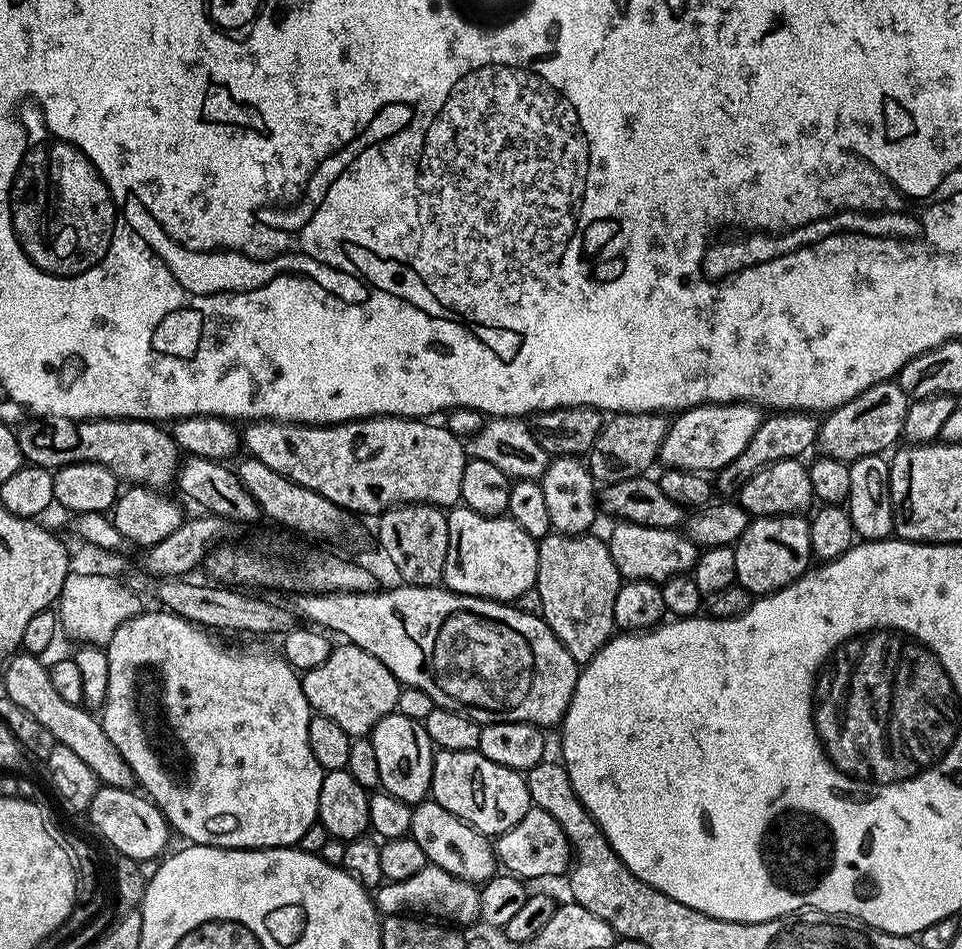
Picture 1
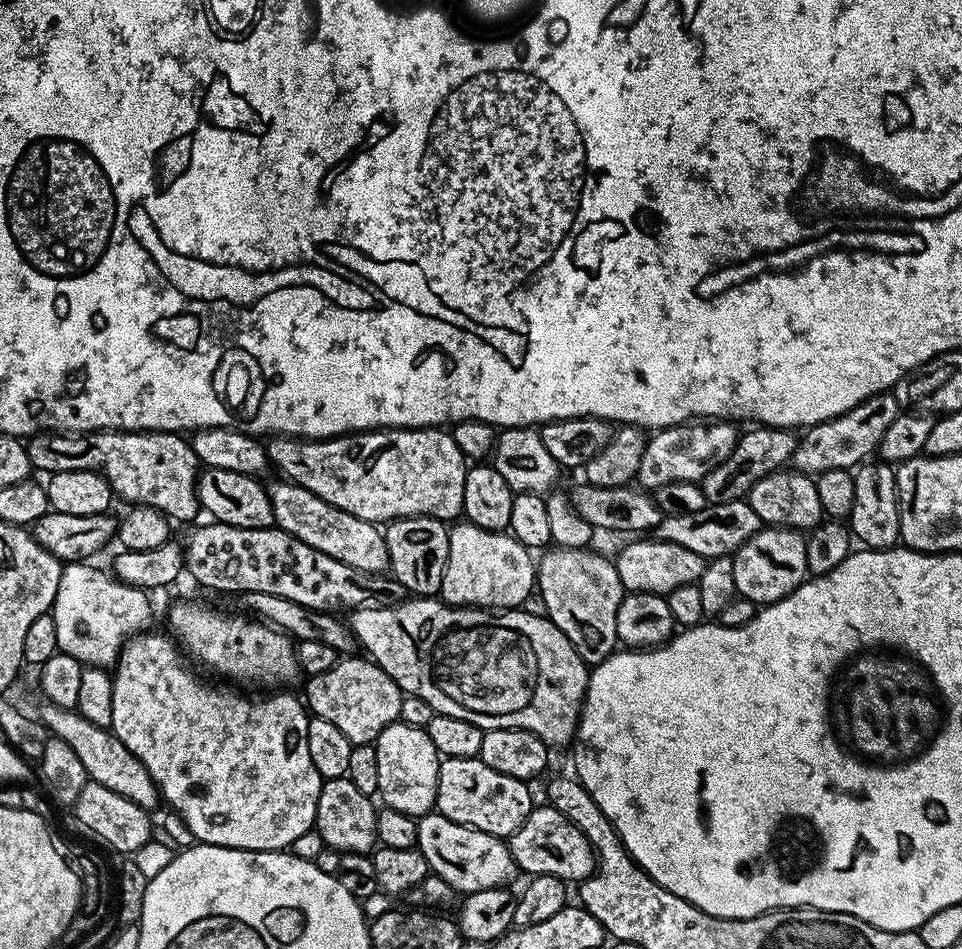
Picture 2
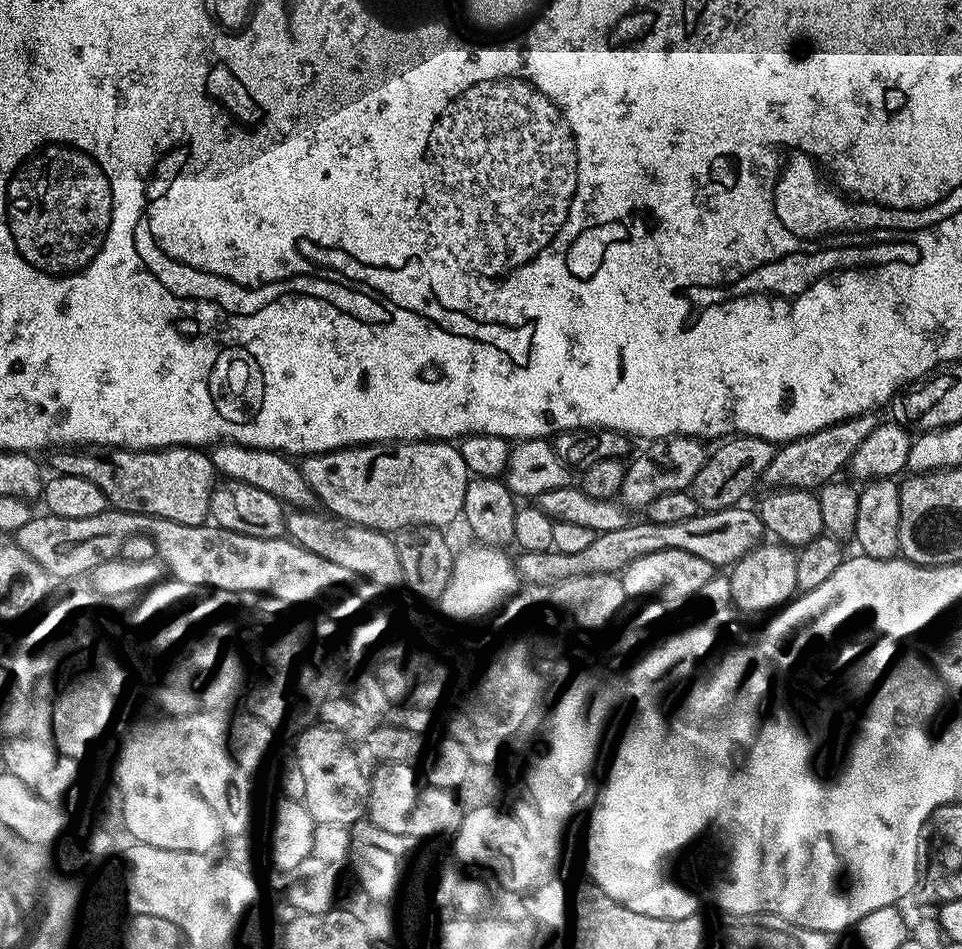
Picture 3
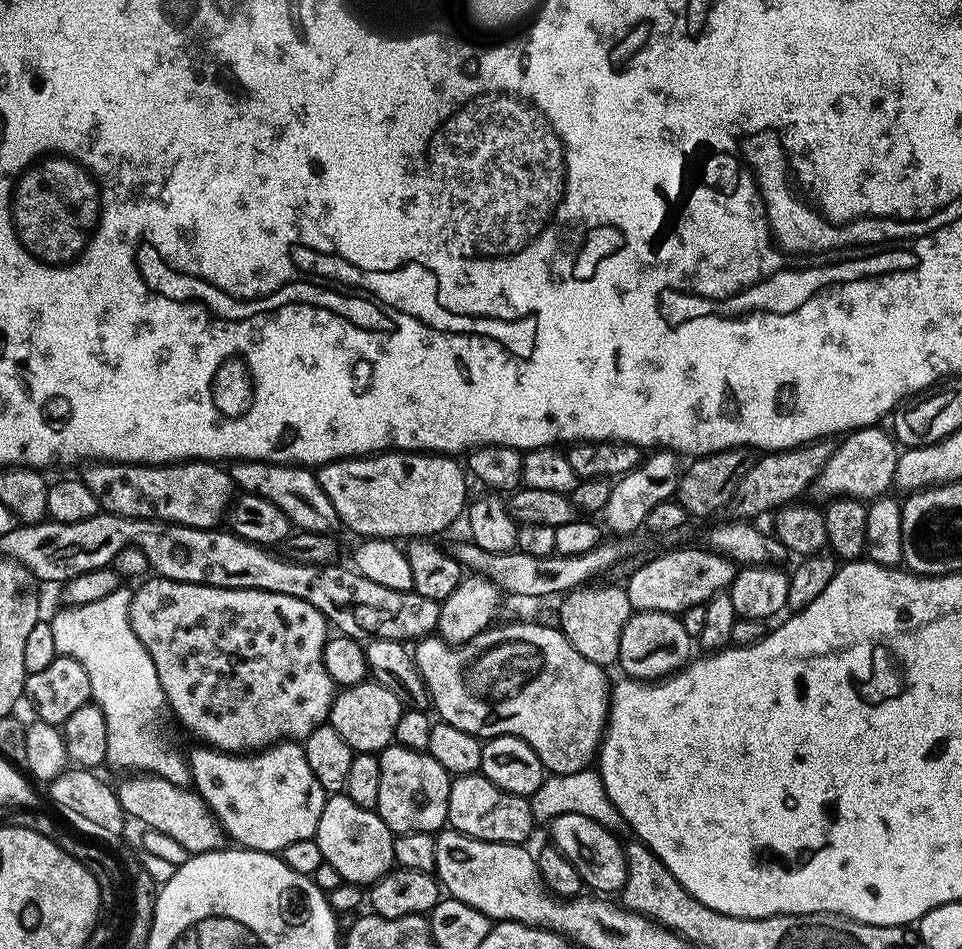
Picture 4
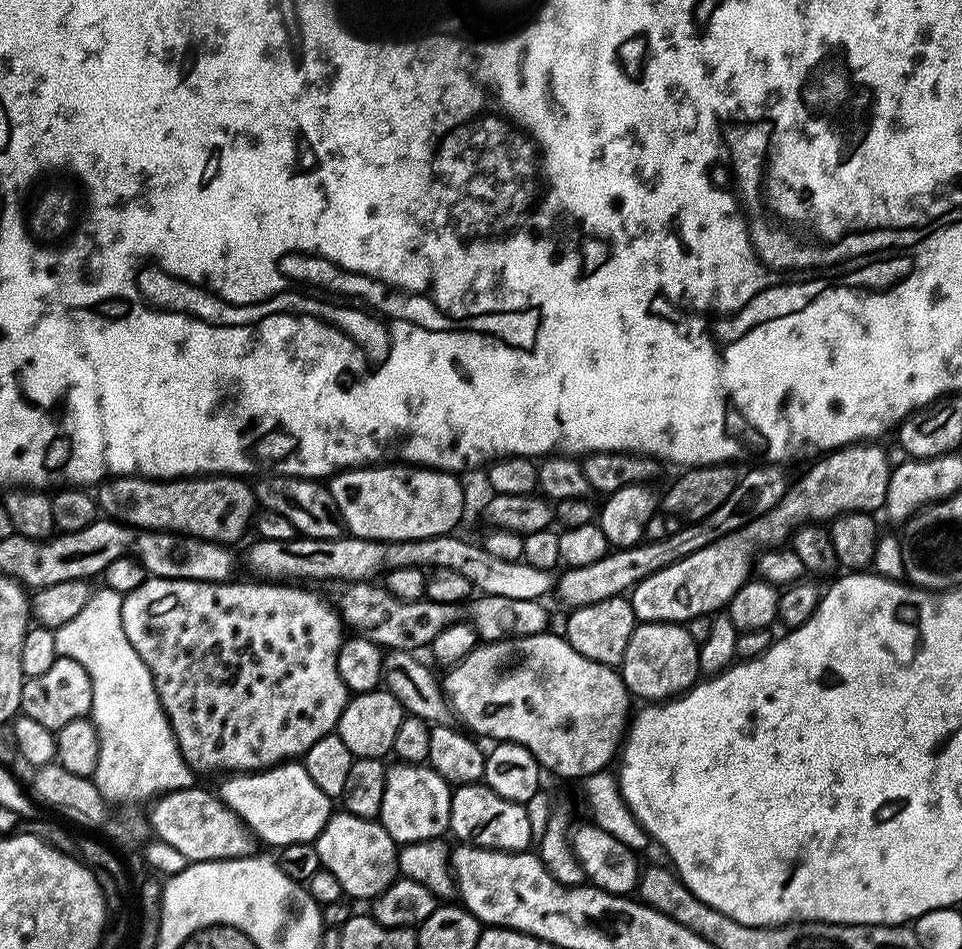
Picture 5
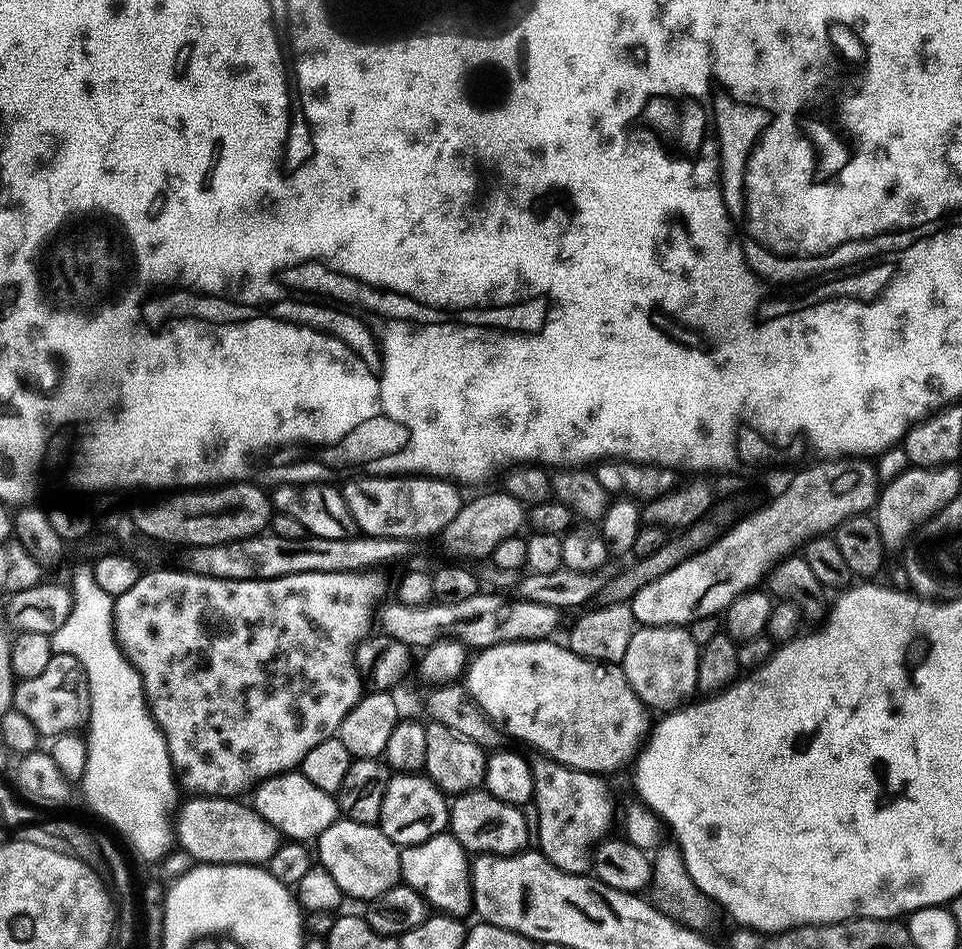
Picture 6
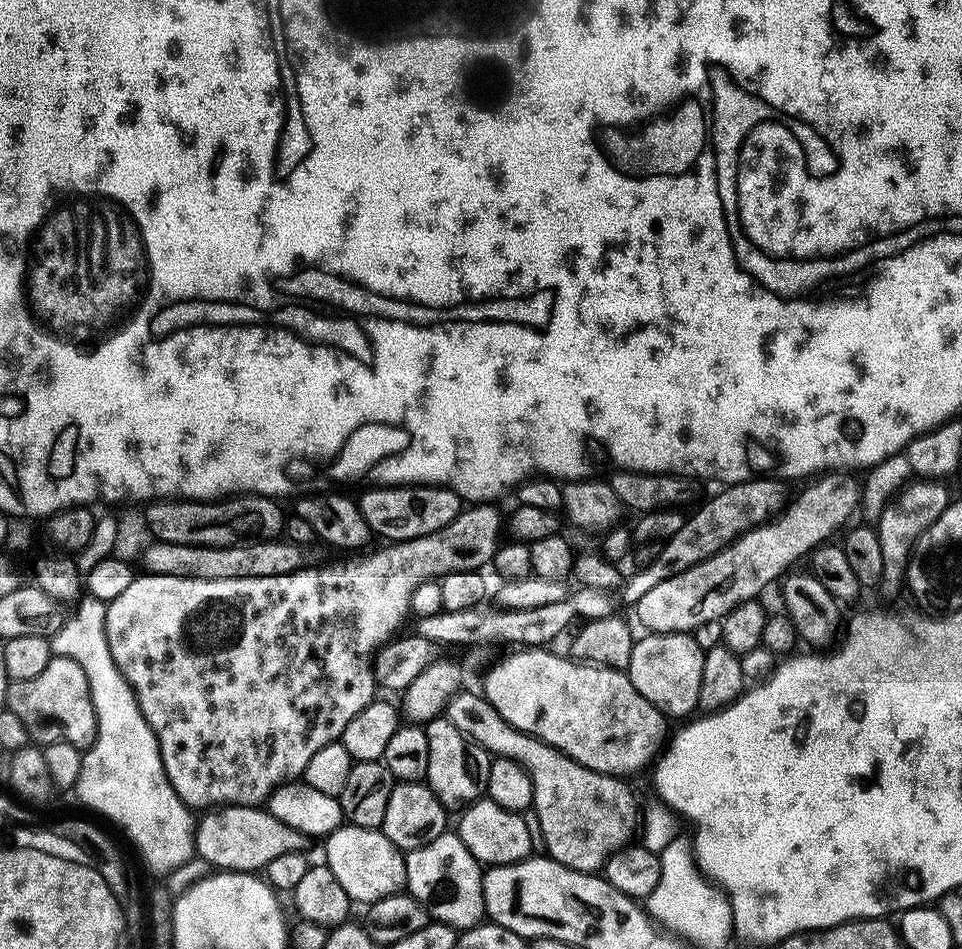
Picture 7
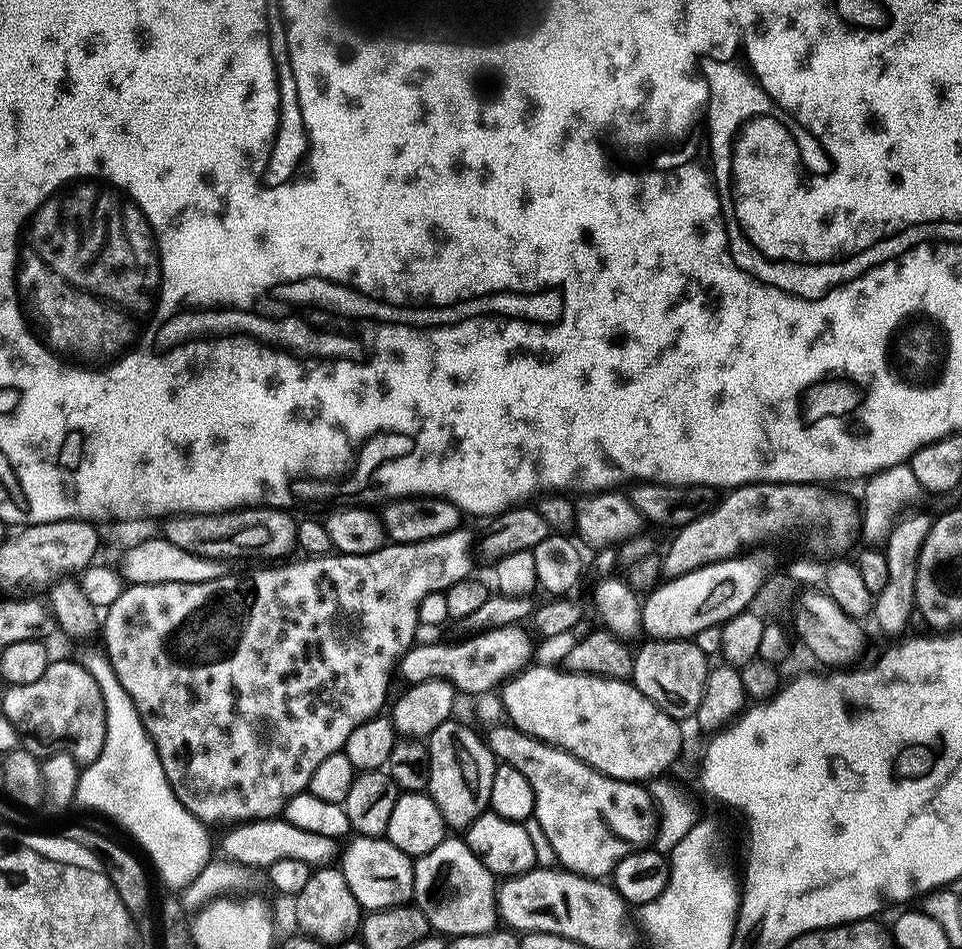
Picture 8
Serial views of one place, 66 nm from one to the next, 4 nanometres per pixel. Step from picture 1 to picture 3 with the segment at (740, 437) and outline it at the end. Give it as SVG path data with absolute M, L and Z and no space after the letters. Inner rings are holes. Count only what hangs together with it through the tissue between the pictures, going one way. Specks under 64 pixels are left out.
M668 436L664 440L653 440L638 452L627 461L619 494L621 503L630 510L644 510L662 494L687 491L710 455L705 441L695 436Z

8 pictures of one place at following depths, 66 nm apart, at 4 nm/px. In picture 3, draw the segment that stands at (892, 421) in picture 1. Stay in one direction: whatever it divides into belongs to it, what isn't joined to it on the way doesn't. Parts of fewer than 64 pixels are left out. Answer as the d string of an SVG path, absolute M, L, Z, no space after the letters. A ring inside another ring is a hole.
M863 412L849 420L838 422L834 426L826 426L822 430L814 430L814 434L806 434L797 440L781 443L776 449L770 466L766 466L762 477L769 489L774 488L807 488L819 489L820 485L835 480L845 471L856 448L878 423L872 412Z

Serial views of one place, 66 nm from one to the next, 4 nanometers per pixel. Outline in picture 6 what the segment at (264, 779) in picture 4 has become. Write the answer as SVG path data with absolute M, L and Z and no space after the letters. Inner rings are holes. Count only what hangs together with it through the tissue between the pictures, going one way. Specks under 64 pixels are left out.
M299 770L282 772L278 776L261 780L255 785L251 796L251 807L284 838L301 842L311 841L313 838L319 838L322 830L326 830L326 826L330 826L338 818L335 795L318 790L318 786L314 786L314 782L307 780Z

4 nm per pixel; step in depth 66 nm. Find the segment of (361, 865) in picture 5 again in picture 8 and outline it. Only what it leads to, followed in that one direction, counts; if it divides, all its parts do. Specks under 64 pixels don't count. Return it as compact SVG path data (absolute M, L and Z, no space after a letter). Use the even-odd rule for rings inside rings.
M356 834L348 842L345 848L343 845L344 857L339 857L338 867L344 874L346 886L350 886L361 909L392 908L395 904L406 904L413 899L413 857L398 850L398 846L394 846L386 838L378 836Z

